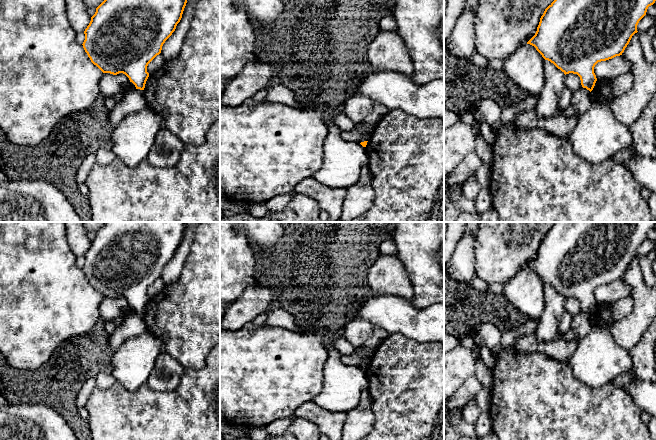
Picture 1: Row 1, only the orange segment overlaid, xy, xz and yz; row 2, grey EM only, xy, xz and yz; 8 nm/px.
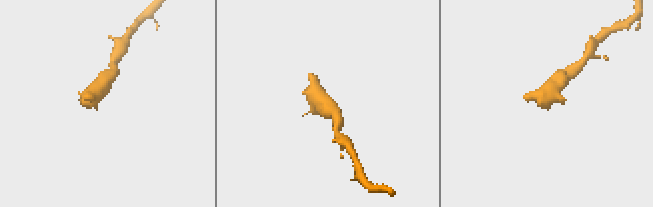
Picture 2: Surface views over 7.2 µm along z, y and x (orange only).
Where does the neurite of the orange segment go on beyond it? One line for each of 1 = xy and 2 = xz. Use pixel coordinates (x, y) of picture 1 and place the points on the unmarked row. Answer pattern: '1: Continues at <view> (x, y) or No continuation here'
1: No continuation here
2: No continuation here

